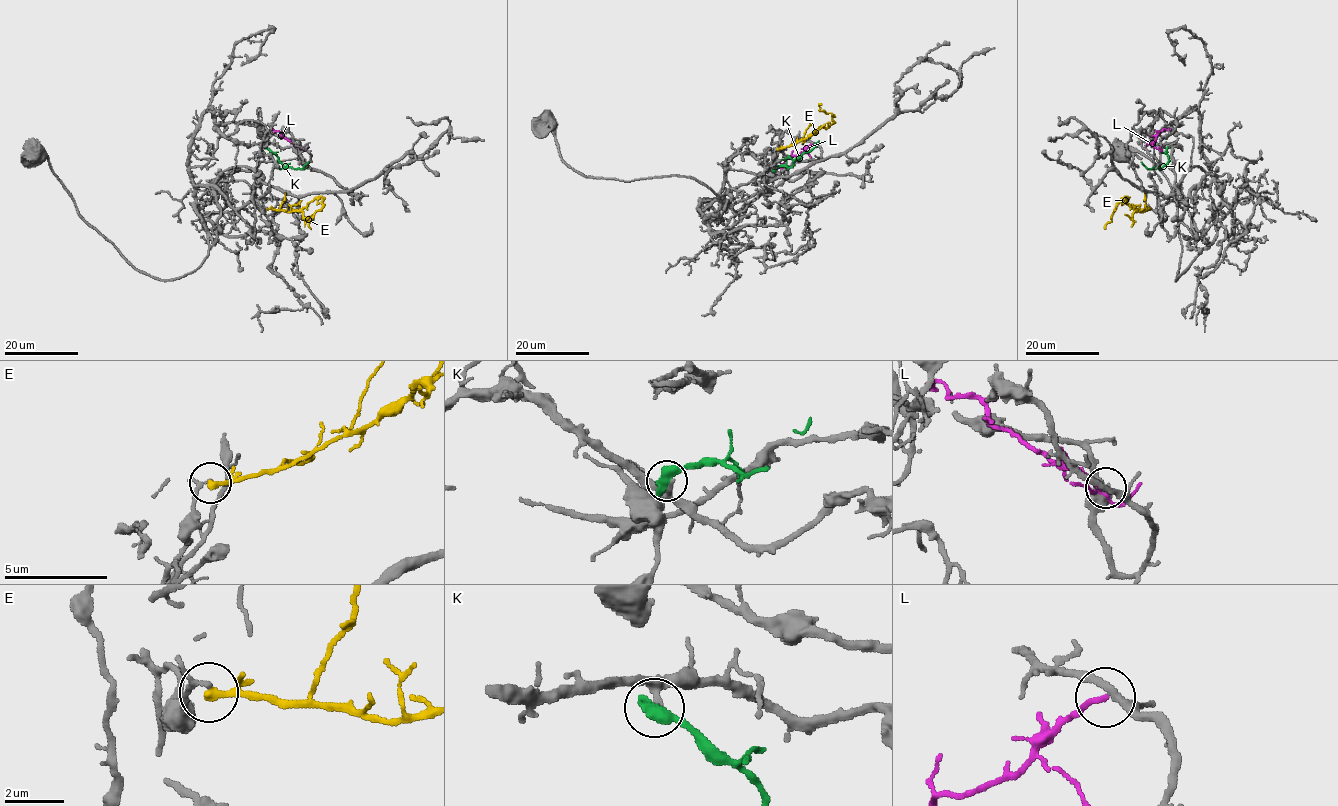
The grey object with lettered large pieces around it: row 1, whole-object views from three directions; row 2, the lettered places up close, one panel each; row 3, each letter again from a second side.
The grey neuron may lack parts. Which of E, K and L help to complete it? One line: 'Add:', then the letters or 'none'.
Add: none

